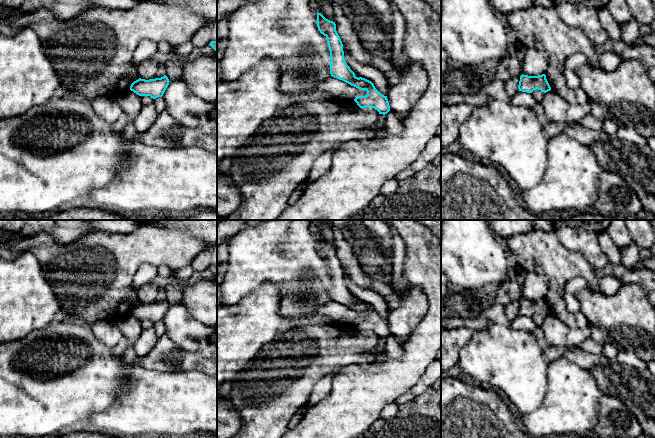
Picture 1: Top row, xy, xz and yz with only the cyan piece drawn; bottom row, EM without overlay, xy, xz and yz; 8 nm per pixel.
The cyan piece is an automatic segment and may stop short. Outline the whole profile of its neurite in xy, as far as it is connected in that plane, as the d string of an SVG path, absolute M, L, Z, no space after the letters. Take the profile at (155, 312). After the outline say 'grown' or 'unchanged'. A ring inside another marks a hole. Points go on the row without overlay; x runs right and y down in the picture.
M166 299L161 302L149 304L139 302L131 308L130 314L139 320L150 320L151 322L156 323L163 320L169 306Z; unchanged

